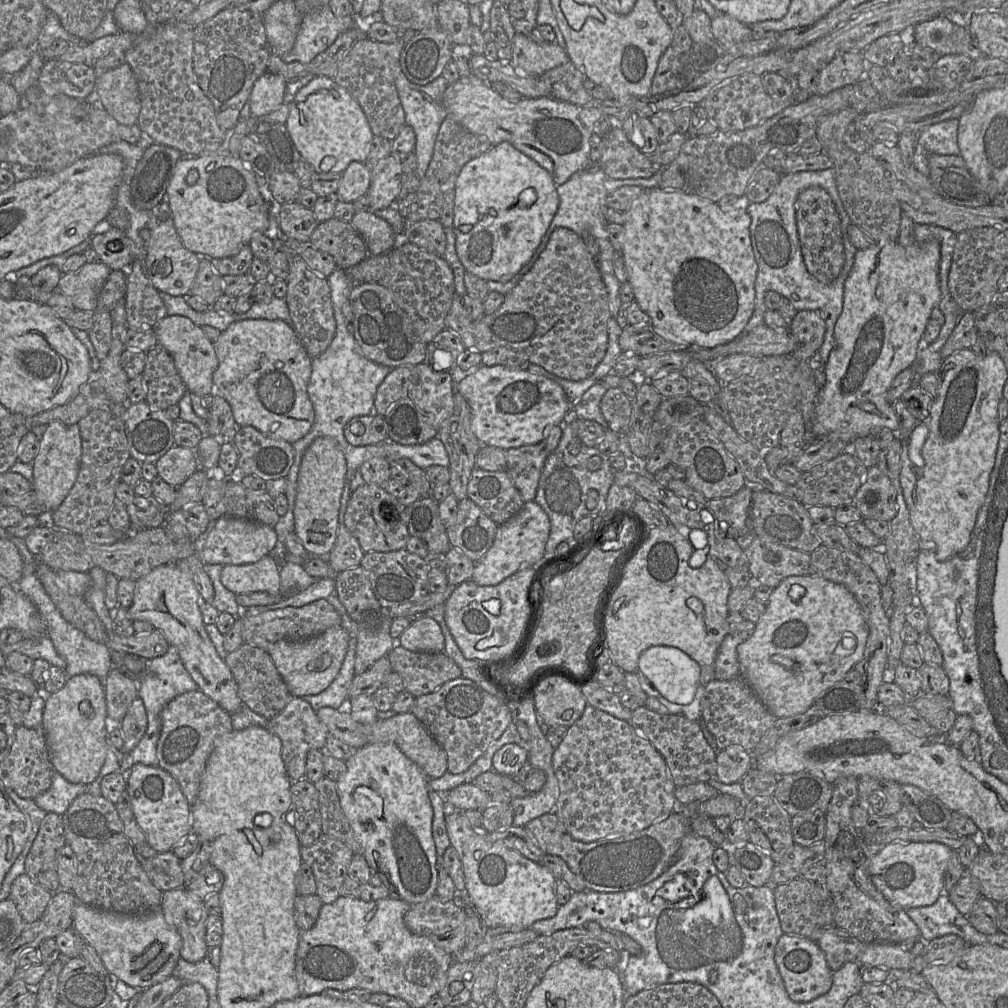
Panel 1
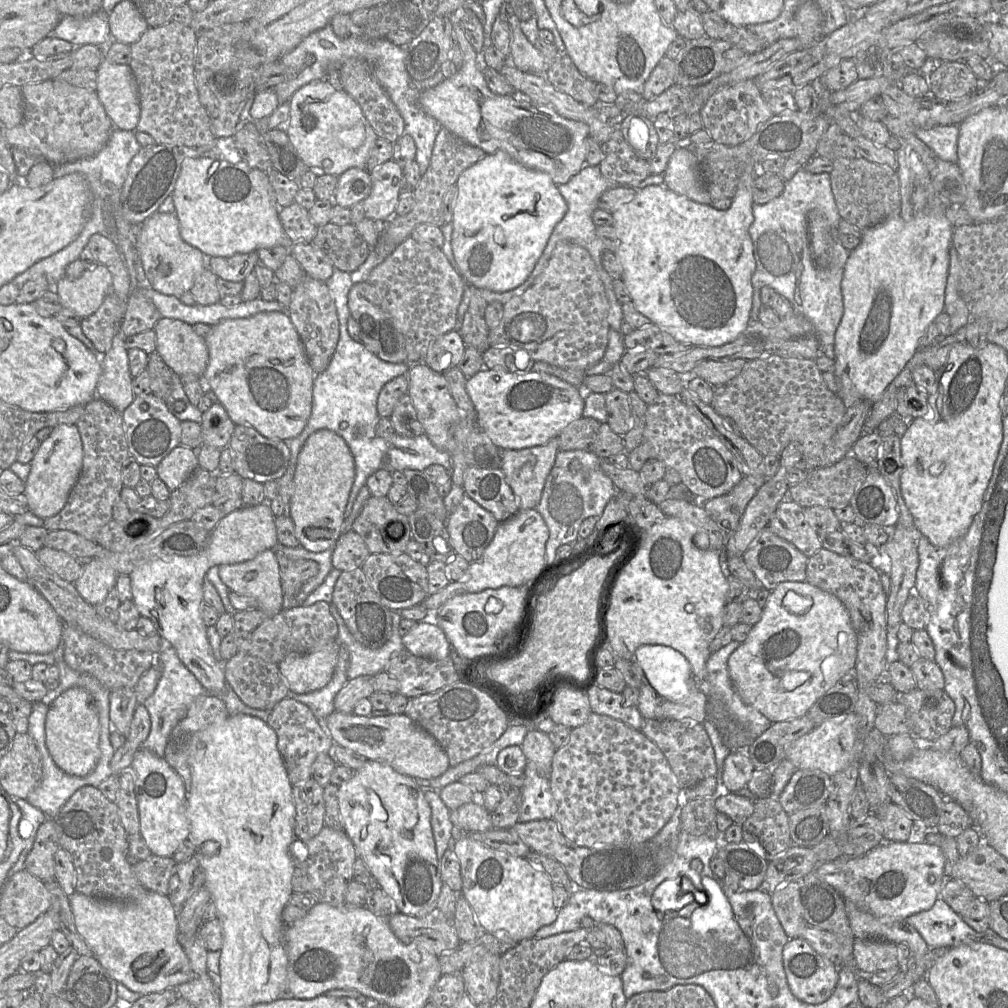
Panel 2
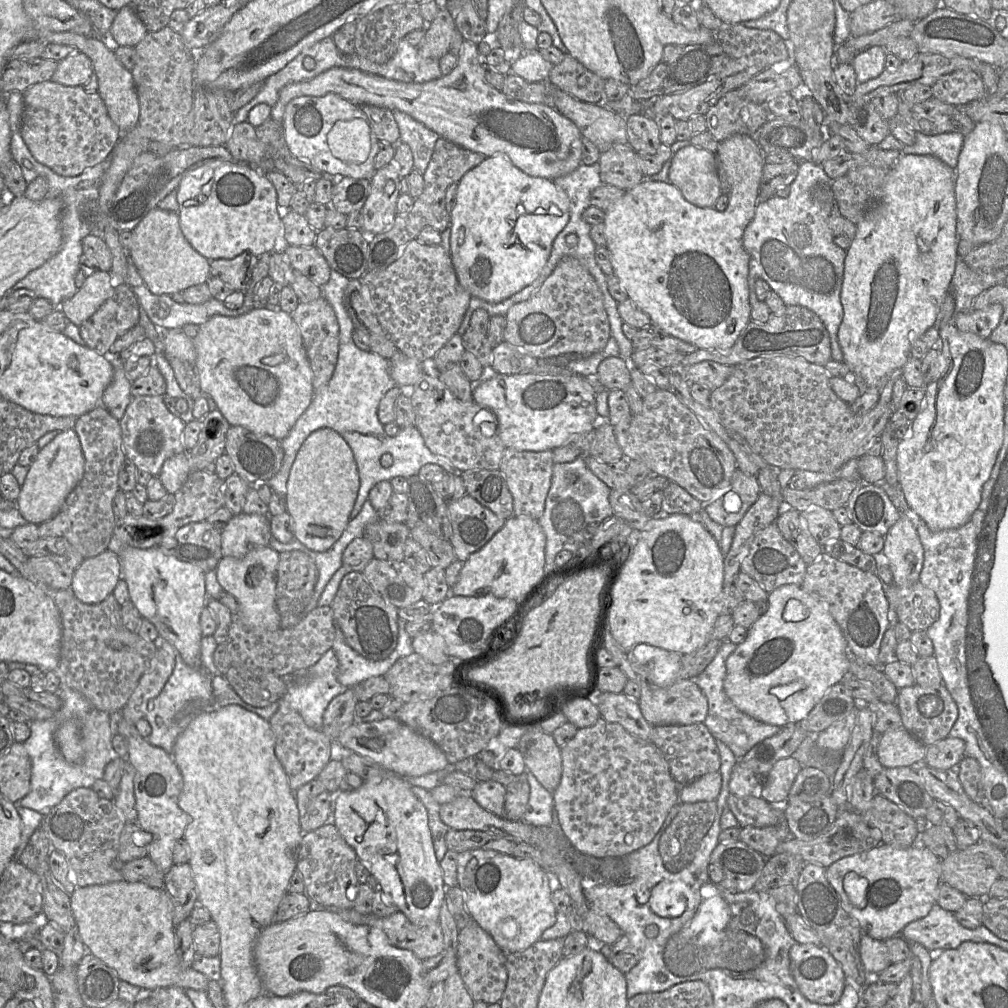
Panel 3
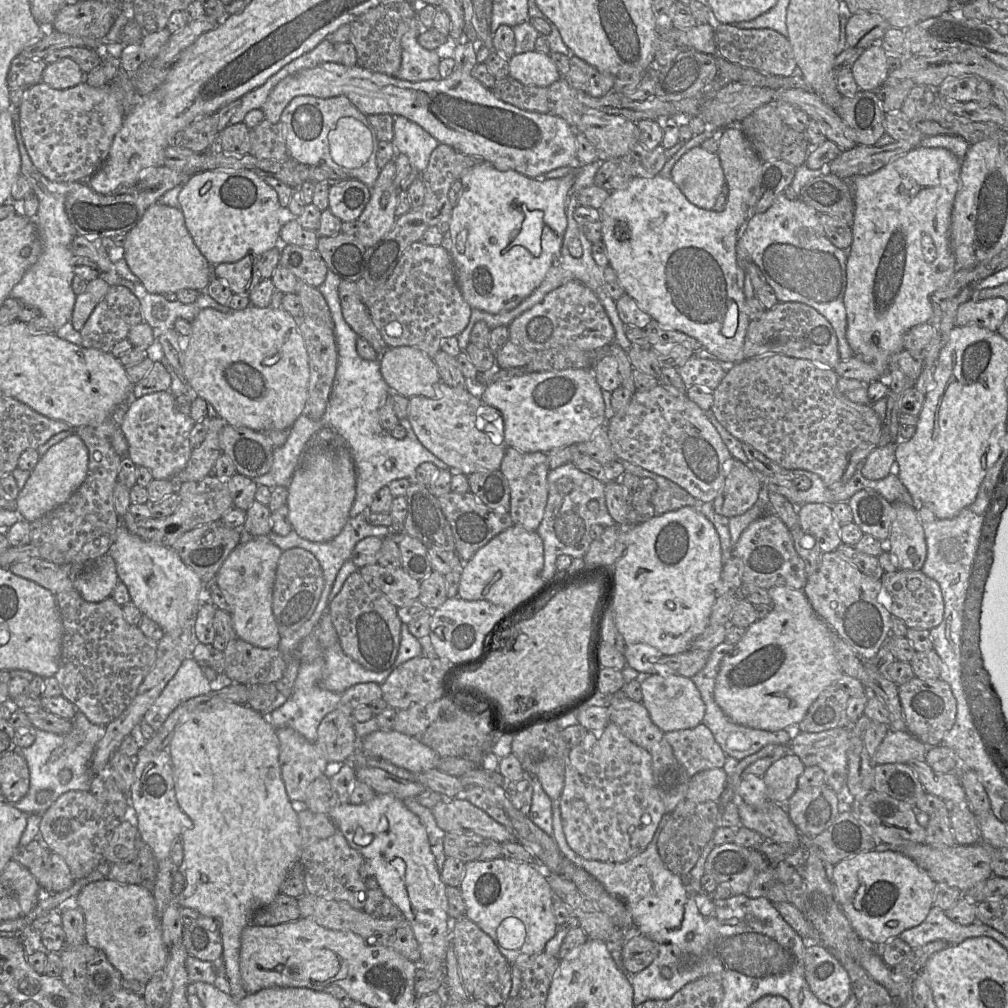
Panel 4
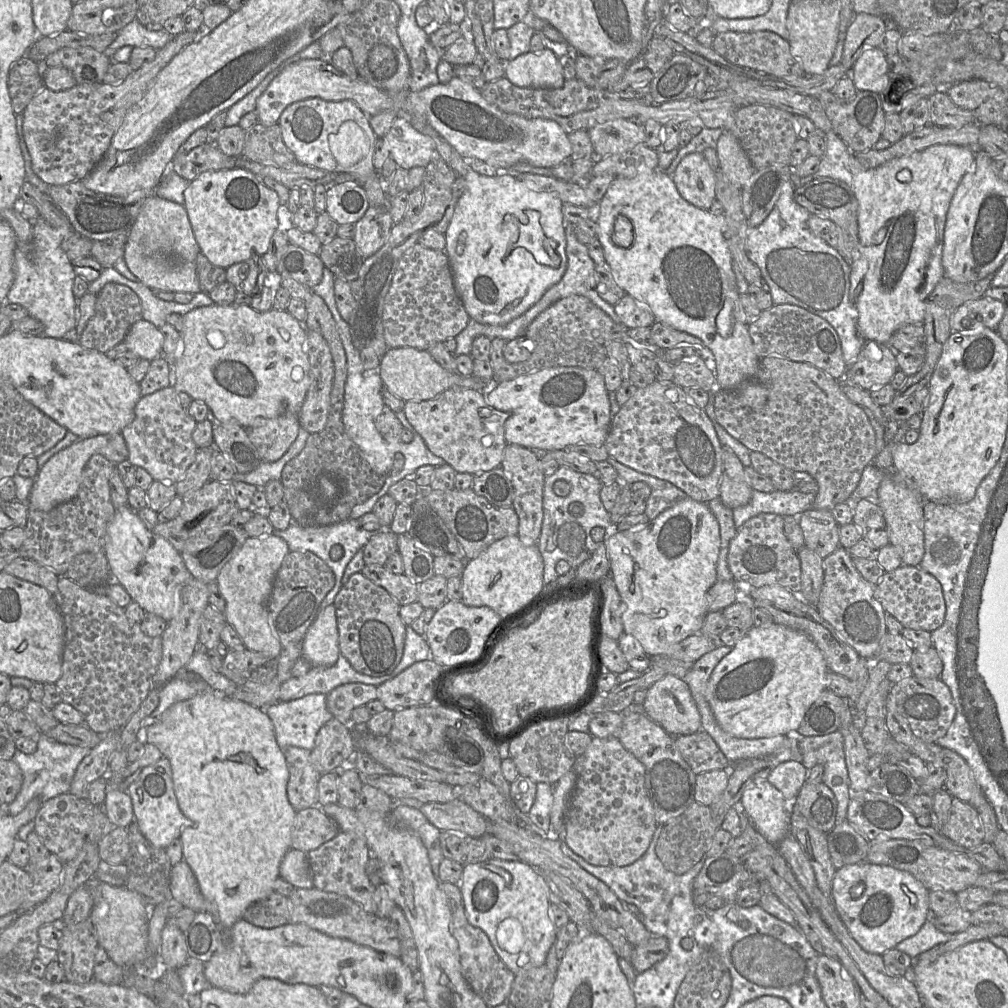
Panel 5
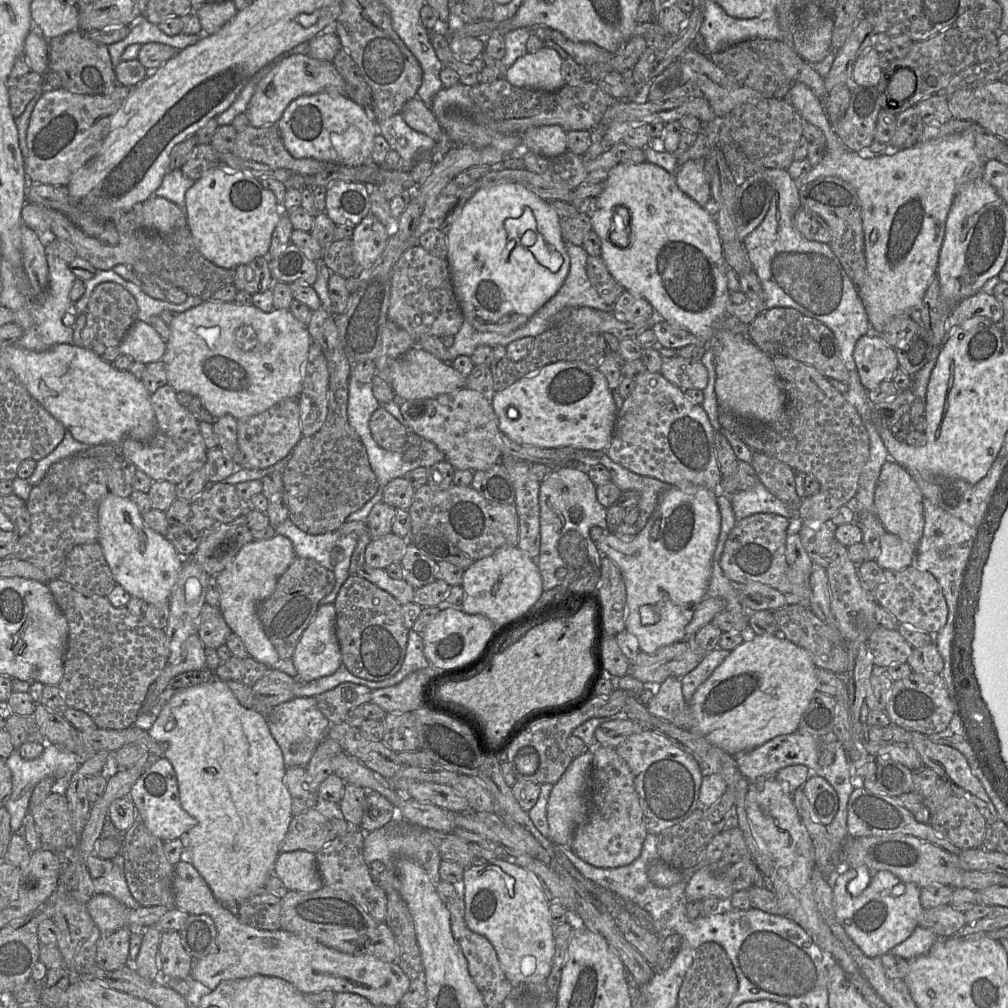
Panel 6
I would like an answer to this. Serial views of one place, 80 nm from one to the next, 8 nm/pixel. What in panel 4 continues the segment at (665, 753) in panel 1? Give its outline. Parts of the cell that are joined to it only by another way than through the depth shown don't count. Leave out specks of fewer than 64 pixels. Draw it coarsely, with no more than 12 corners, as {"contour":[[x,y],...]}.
{"contour":[[702,723],[664,733],[692,778],[726,754]]}

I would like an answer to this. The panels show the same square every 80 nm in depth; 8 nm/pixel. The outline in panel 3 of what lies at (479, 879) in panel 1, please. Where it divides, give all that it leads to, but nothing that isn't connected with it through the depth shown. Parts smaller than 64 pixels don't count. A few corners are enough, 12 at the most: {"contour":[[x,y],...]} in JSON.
{"contour":[[458,853],[472,918],[505,953],[556,922],[551,881],[530,859]]}

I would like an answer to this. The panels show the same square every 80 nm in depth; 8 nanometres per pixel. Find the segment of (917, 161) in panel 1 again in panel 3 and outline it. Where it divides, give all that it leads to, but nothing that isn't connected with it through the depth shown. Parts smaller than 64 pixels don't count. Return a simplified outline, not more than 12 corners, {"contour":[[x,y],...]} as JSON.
{"contour":[[957,132],[916,133],[903,154],[932,155],[955,170],[964,142]]}

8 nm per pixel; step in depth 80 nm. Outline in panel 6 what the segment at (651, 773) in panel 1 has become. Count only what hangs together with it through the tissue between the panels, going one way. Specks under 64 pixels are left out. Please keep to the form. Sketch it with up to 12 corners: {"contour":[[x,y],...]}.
{"contour":[[616,748],[593,749],[572,851],[595,867],[640,856],[648,831]]}

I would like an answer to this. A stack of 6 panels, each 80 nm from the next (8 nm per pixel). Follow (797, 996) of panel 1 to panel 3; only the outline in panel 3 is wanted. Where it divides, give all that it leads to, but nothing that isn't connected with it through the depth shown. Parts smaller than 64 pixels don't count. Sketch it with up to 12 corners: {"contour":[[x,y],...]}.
{"contour":[[795,943],[791,973],[806,999],[840,1000],[846,977],[822,946]]}

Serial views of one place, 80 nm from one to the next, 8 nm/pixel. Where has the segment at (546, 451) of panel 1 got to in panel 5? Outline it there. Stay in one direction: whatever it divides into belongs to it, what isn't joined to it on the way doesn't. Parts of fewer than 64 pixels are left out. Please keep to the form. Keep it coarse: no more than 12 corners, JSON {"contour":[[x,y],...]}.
{"contour":[[508,444],[501,467],[514,489],[518,536],[537,546],[546,478],[540,456]]}

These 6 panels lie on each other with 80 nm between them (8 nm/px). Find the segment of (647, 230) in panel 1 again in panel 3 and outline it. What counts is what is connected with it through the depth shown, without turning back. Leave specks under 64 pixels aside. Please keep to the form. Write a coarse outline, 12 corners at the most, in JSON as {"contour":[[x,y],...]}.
{"contour":[[716,156],[725,211],[642,180],[605,211],[614,275],[667,334],[725,351],[751,321],[743,234],[765,159]]}

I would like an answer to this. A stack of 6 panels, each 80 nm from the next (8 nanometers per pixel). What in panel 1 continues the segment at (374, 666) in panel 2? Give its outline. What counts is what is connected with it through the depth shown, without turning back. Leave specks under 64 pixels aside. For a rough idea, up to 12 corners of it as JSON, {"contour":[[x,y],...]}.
{"contour":[[339,598],[327,601],[356,639],[354,672],[360,675],[395,647],[392,617],[377,632],[359,630]]}

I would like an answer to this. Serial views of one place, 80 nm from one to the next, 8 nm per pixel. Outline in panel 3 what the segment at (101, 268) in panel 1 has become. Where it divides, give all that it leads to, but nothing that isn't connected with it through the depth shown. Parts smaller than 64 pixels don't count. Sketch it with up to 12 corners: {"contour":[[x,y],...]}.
{"contour":[[97,269],[59,308],[80,327],[112,296],[110,272]]}

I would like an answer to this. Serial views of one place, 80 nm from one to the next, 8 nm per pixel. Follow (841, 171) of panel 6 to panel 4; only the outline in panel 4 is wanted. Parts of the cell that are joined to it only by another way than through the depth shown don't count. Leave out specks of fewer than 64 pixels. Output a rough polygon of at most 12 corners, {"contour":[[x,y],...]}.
{"contour":[[962,160],[847,180],[846,338],[878,372],[955,271]]}

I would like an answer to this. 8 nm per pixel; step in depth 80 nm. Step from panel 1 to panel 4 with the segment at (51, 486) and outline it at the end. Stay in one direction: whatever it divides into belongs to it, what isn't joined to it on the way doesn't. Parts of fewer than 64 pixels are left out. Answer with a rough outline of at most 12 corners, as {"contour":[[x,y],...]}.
{"contour":[[75,432],[39,458],[16,499],[33,522],[84,482],[88,448]]}

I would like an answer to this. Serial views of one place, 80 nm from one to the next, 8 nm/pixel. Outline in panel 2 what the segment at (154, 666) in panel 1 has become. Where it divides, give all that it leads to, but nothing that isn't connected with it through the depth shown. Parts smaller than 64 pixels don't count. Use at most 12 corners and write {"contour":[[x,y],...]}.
{"contour":[[165,644],[162,675],[143,703],[141,747],[163,758],[171,731],[208,692]]}

